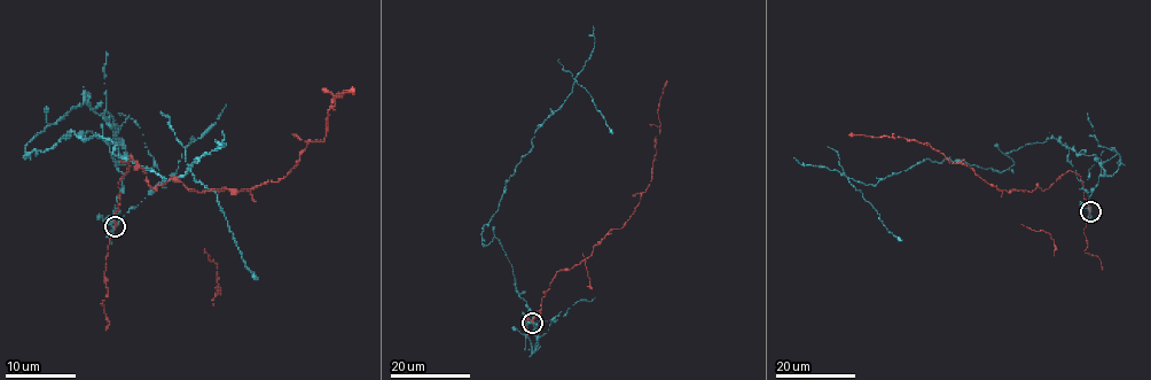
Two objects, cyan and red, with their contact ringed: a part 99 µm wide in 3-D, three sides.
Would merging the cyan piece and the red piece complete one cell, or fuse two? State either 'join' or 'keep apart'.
keep apart

